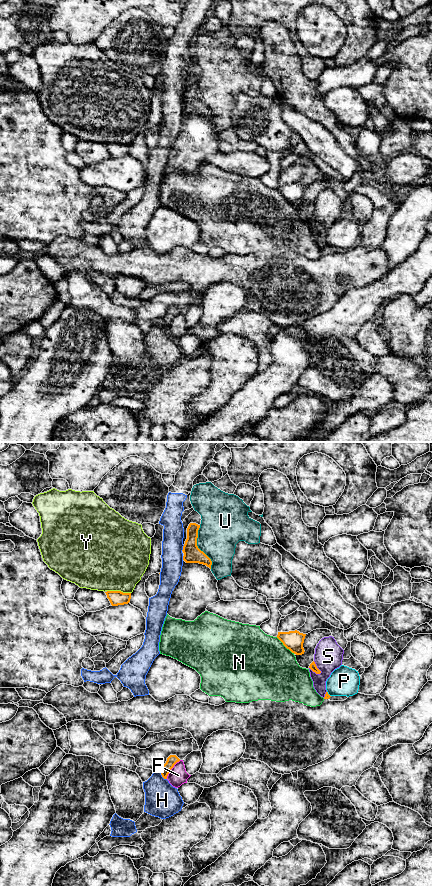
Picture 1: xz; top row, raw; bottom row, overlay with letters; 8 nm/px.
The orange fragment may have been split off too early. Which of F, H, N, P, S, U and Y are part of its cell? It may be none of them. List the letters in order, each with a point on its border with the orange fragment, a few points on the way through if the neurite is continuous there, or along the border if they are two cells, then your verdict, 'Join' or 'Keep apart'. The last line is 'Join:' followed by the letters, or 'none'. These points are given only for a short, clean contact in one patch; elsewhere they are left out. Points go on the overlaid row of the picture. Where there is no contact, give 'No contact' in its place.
F: Touches orange at xz (171, 768). Boundary: xz (180, 760), (174, 765), (166, 778). Keep apart
H: Touches orange at xz (162, 775). Keep apart
N: Touches orange at xz (285, 646). Keep apart
P: Touches orange at xz (328, 694). Keep apart
S: Touches orange at xz (317, 668). Keep apart
U: Touches orange at xz (197, 547). Keep apart
Y: Touches orange at xz (119, 591). Keep apart
Join: none

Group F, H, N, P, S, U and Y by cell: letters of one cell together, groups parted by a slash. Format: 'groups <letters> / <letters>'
groups F / H / N Y / P / S / U

